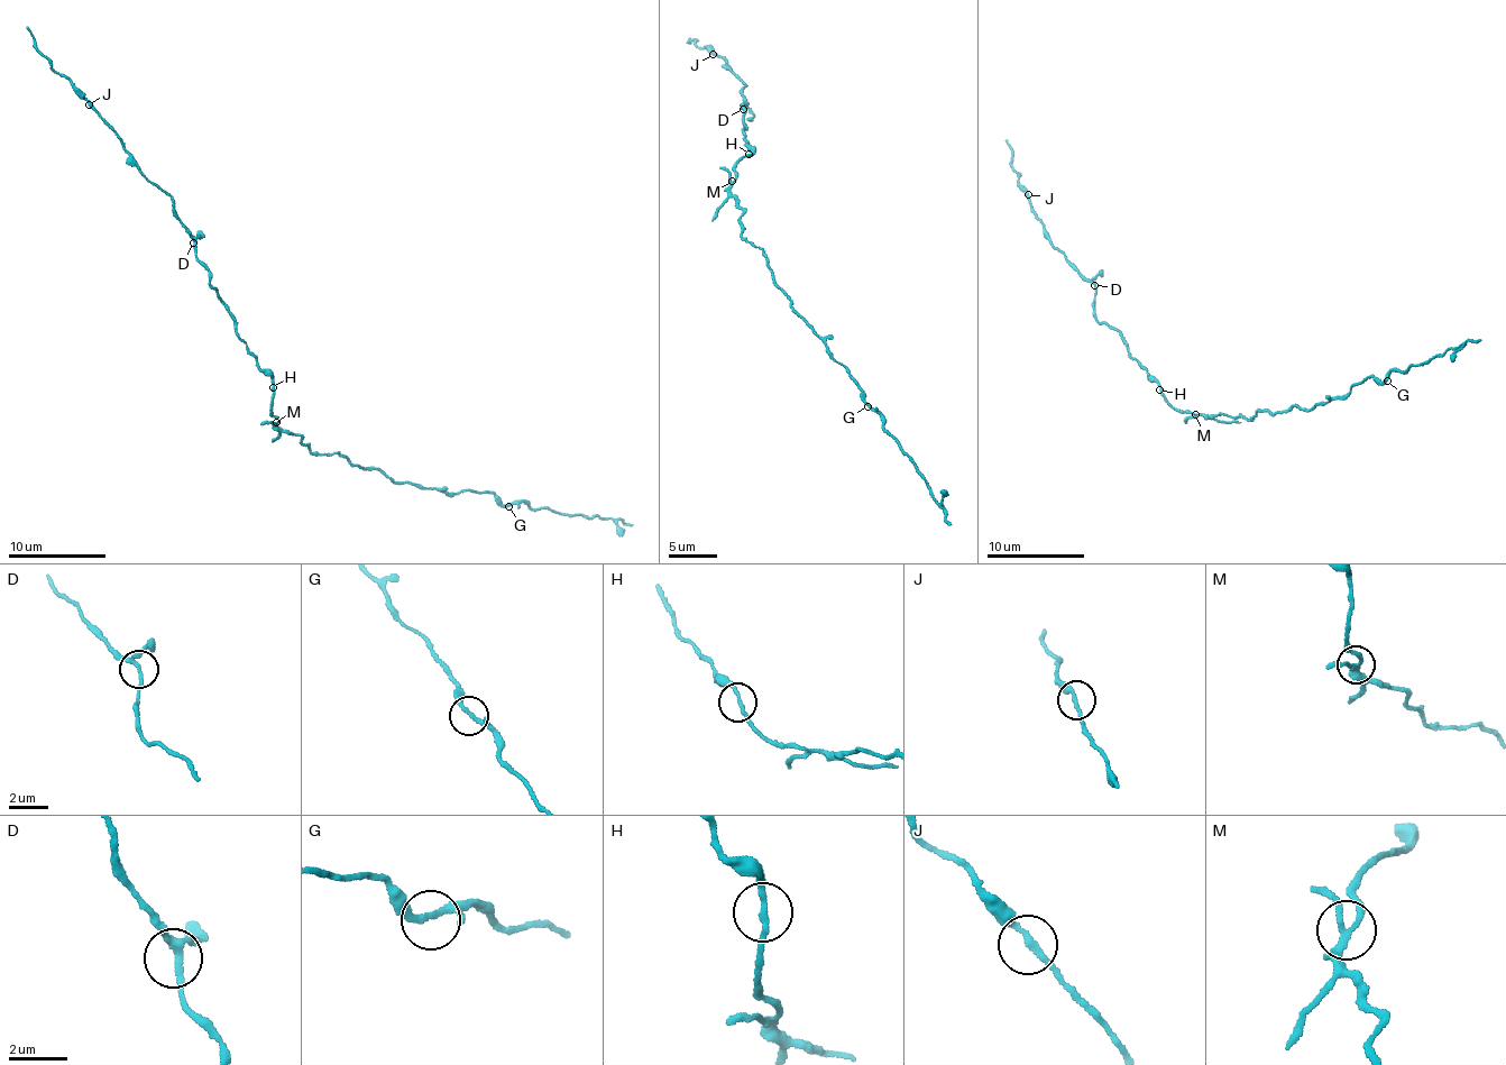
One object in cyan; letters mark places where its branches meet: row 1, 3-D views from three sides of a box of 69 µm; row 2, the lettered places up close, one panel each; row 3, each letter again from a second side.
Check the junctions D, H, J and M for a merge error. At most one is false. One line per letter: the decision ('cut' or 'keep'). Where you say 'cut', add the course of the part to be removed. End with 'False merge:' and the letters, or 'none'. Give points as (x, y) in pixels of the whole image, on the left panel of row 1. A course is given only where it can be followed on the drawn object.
D: keep
H: keep
J: keep
M: cut; foreign part runs (275, 423), (309, 449), (378, 469), (396, 484), (493, 493), (504, 505), (520, 501), (533, 510), (632, 525)
False merge: M

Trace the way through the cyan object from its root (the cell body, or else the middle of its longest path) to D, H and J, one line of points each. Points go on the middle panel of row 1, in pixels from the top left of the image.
D: (732, 170), (752, 152), (742, 130), (747, 128), (742, 122), (746, 103), (743, 109)
H: (732, 170), (749, 154)
J: (732, 170), (752, 152), (742, 130), (745, 86), (713, 54)

